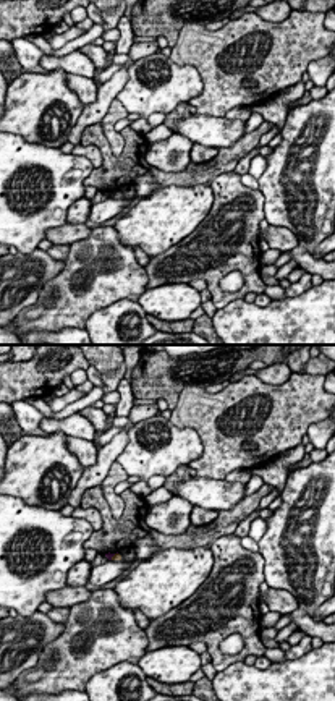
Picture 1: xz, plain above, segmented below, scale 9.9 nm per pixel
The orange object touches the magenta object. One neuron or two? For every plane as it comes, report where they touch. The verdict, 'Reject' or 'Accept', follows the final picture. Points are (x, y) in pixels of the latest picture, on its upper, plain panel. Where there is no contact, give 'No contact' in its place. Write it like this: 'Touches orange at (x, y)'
Touches orange at (114, 193)

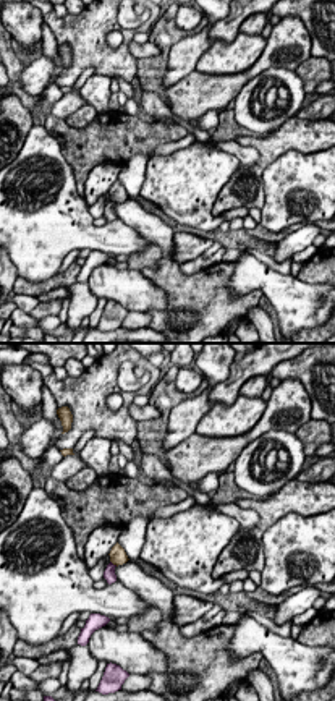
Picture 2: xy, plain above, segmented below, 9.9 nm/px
Touches orange at (114, 201)

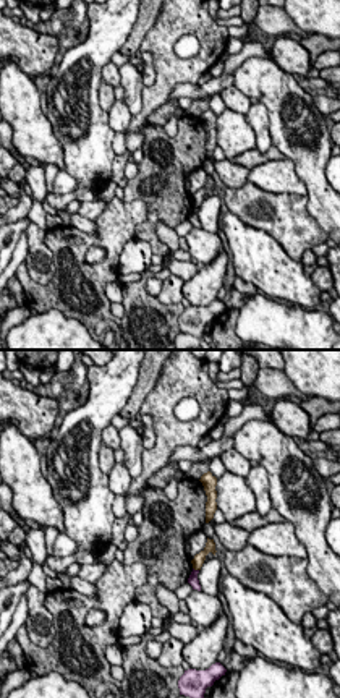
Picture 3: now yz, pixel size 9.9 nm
Touches orange at (196, 206)

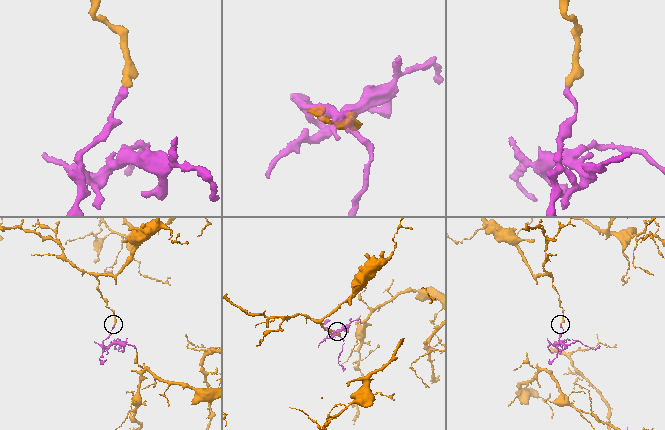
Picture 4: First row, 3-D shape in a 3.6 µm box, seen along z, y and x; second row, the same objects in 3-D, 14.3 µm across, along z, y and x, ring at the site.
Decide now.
Reject

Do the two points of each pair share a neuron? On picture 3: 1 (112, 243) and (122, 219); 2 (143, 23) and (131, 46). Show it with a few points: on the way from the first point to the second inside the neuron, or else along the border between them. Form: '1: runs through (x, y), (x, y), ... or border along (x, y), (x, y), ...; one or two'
1: runs through (112, 237), (115, 225); one
2: runs through (141, 28), (135, 41); one

